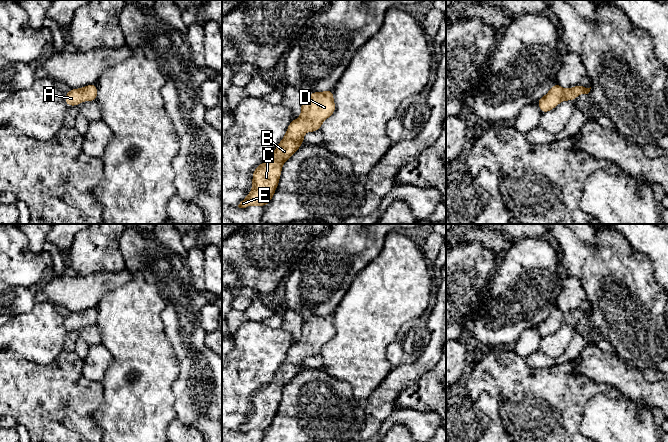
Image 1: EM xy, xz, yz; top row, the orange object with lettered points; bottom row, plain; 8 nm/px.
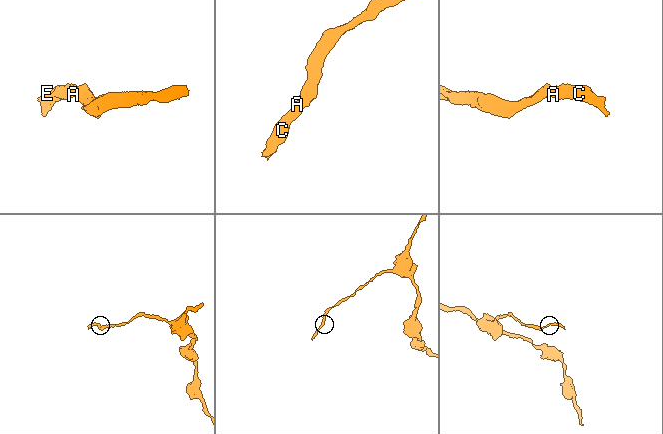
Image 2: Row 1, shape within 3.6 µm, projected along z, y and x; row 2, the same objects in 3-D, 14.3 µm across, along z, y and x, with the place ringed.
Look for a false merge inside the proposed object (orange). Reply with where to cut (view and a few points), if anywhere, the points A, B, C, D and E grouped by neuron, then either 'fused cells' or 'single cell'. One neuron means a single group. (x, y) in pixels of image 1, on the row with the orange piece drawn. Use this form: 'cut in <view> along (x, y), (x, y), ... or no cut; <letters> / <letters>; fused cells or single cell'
no cut; A B C D E; single cell

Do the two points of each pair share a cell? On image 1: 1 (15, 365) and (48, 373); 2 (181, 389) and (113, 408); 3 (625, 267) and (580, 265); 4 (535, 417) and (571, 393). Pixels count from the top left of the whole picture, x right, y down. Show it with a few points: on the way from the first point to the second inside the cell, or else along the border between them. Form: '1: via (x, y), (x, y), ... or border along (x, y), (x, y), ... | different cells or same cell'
1: via (23, 372), (40, 373) | same cell
2: border along (178, 368), (178, 376), (172, 386), (175, 414) | different cells
3: via (614, 267), (596, 267), (591, 265) | same cell
4: via (544, 408), (556, 396), (562, 394) | same cell

